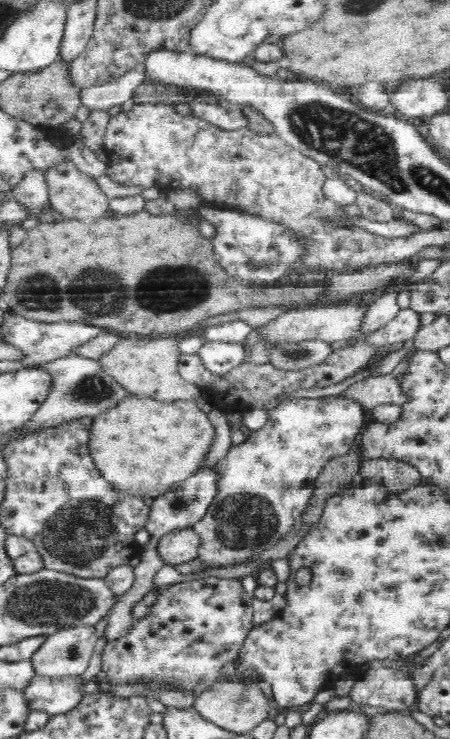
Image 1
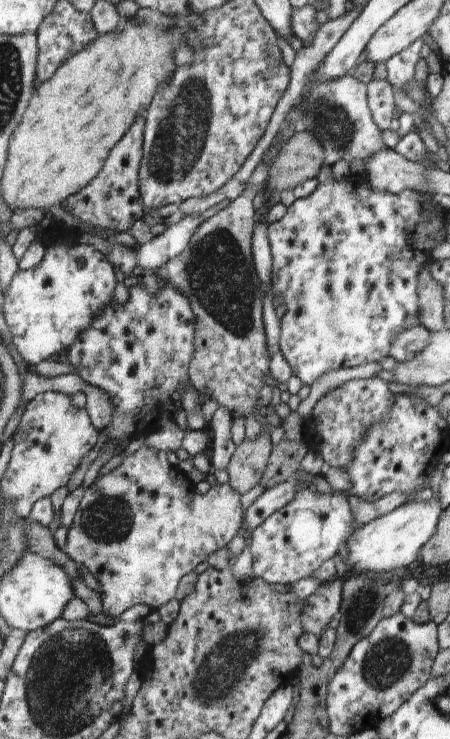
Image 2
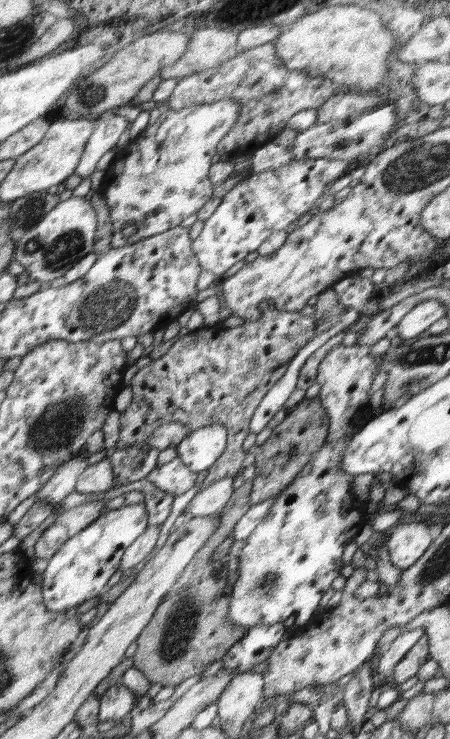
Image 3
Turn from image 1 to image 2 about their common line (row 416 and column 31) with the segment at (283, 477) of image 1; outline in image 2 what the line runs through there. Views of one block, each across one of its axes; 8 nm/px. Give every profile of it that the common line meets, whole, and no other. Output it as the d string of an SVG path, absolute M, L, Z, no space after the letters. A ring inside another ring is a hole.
M52 245L46 247L39 264L27 270L18 269L12 277L4 295L2 312L8 325L12 340L18 354L26 364L32 367L50 356L58 354L63 348L68 348L82 332L89 328L95 316L113 300L113 292L117 285L113 266L105 259L102 252L92 245Z

